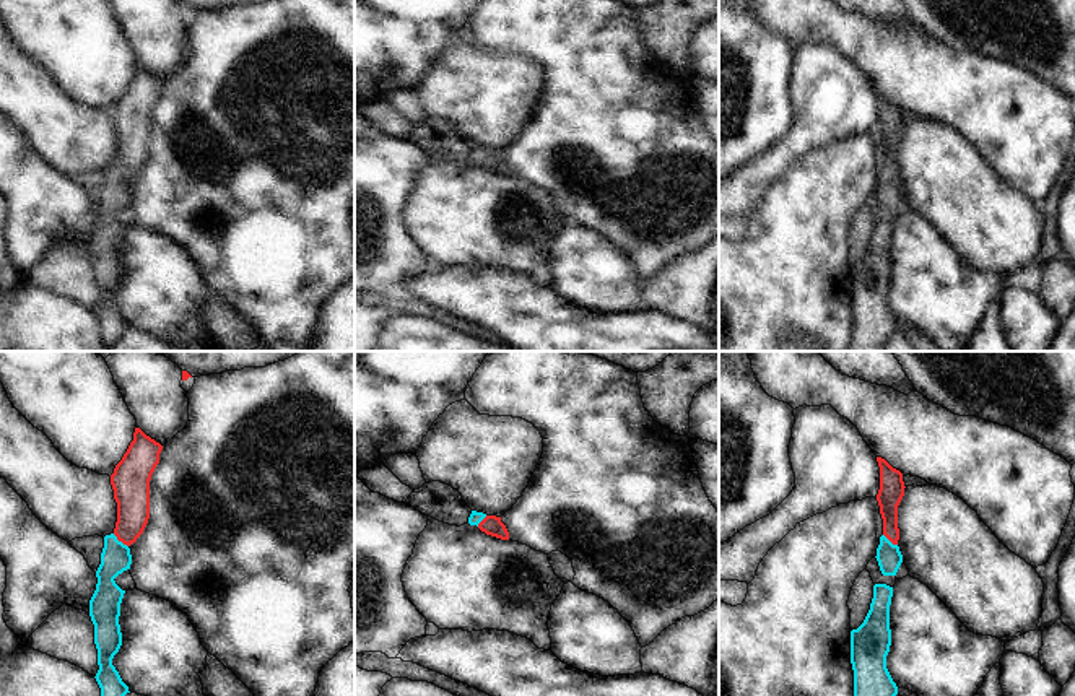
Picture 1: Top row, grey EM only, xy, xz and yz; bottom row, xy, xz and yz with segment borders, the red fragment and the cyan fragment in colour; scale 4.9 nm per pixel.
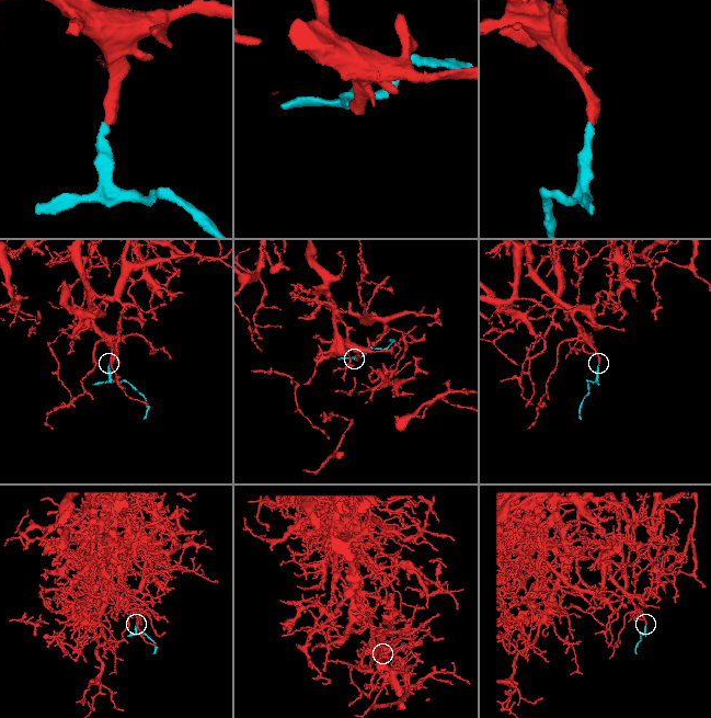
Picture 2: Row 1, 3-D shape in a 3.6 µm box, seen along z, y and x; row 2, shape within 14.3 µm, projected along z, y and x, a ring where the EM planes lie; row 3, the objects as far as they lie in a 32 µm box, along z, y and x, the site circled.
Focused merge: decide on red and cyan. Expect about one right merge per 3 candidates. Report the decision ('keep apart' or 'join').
join

